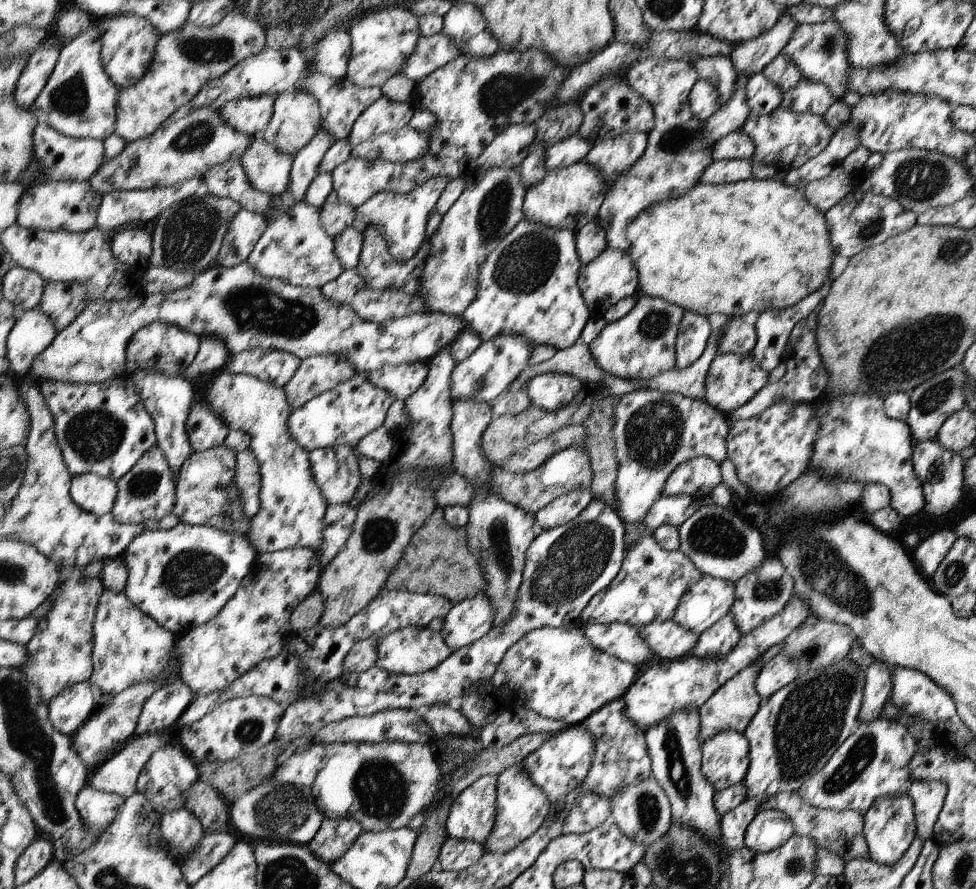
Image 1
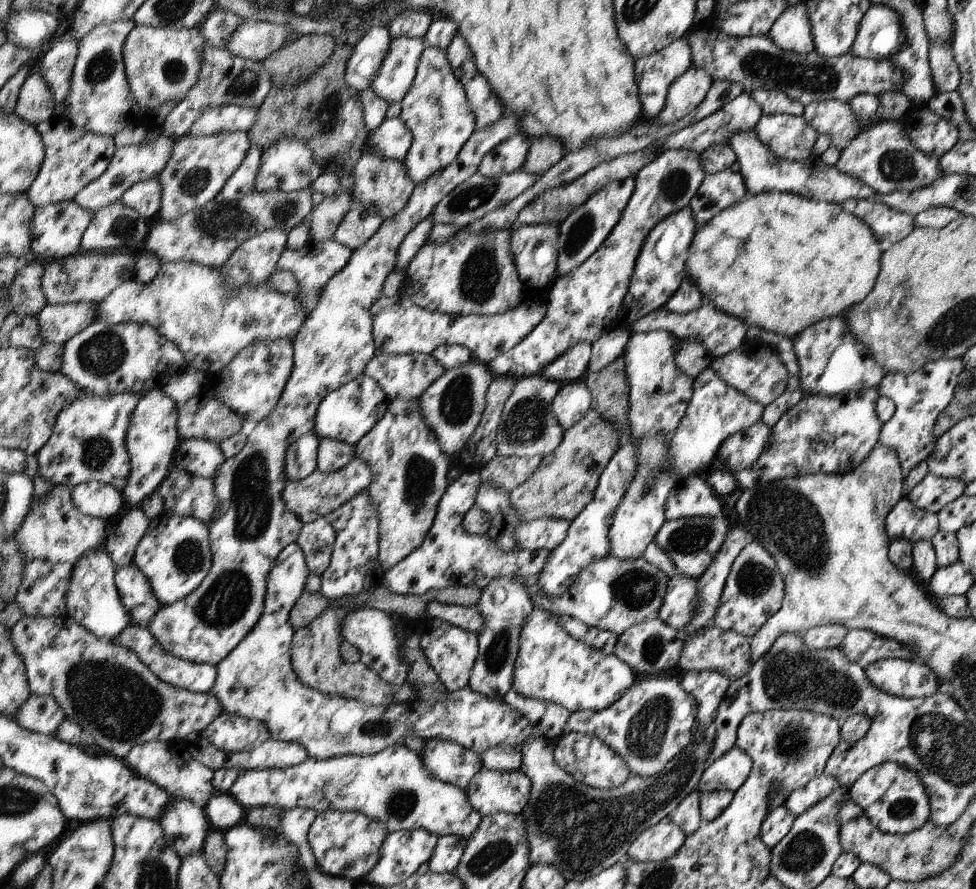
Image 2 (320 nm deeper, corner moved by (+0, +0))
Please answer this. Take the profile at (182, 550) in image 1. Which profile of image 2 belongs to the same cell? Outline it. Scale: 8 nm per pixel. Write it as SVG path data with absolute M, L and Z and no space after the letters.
M173 514L151 519L146 534L136 547L135 565L147 575L162 606L186 598L196 590L211 570L210 526L200 519Z

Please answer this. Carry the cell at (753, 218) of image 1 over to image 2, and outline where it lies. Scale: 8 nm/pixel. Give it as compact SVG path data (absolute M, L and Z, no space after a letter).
M778 191L762 193L761 195L747 193L742 201L732 205L730 209L720 212L712 221L708 221L706 225L697 229L689 250L688 261L685 263L685 276L688 275L699 286L705 303L711 300L716 307L726 314L742 319L748 327L758 326L758 328L764 328L764 330L783 334L793 339L804 329L816 325L824 318L845 315L850 306L868 298L868 294L872 292L876 282L878 282L884 251L885 245L876 238L876 234L873 233L867 223L855 214L844 210L840 203L817 201L799 194Z

